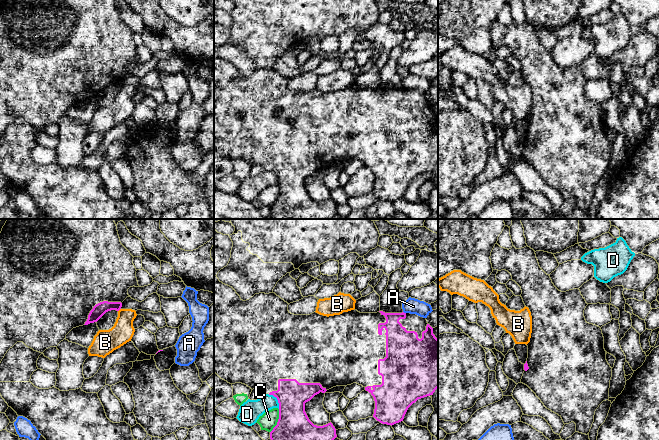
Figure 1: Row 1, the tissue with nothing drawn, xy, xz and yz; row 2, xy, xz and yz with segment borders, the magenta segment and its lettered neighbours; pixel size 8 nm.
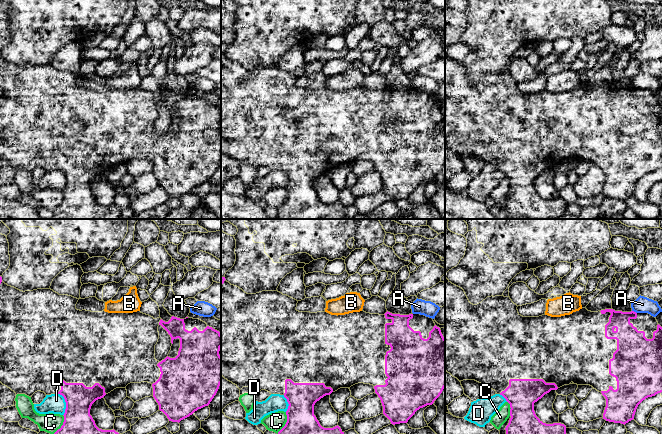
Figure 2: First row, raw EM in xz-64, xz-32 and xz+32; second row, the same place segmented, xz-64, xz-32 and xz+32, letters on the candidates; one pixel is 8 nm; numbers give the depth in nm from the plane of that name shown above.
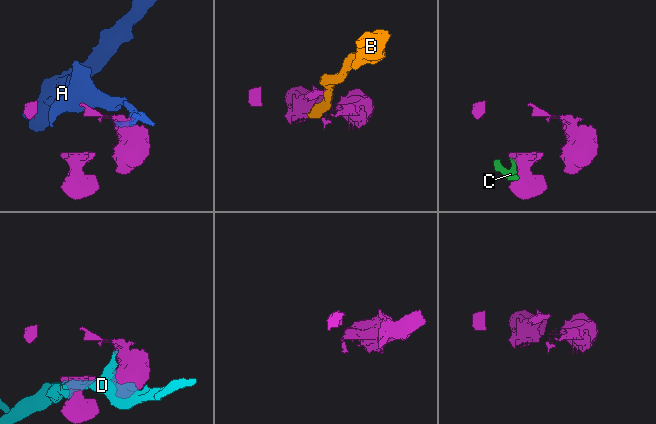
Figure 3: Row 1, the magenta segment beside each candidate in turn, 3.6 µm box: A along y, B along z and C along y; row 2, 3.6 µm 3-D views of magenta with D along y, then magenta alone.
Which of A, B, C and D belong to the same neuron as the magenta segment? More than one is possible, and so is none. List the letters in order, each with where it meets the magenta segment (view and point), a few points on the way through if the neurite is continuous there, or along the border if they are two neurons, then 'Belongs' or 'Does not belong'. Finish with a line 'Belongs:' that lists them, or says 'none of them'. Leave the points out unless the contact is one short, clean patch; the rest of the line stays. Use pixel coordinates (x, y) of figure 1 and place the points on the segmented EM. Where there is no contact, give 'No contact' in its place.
A: Touches magenta at xz (403, 312). Boundary: xz (403, 311), (405, 313). Does not belong
B: Touches magenta at xy (119, 309). Does not belong
C: Touches magenta at xz (278, 421). Does not belong
D: Touches magenta at xz (277, 399). Boundary: xz (268, 394), (276, 398), (279, 408). Does not belong
Belongs: none of them

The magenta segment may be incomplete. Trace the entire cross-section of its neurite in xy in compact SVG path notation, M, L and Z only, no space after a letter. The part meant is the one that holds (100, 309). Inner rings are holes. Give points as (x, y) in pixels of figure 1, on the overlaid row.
M8 219L0 233L0 363L7 351L17 342L23 342L27 347L33 349L34 351L43 353L50 347L57 347L73 328L97 322L108 311L119 311L122 307L122 302L129 297L128 289L133 286L139 286L136 278L137 270L133 264L133 258L134 257L130 254L130 252L120 242L114 219Z

